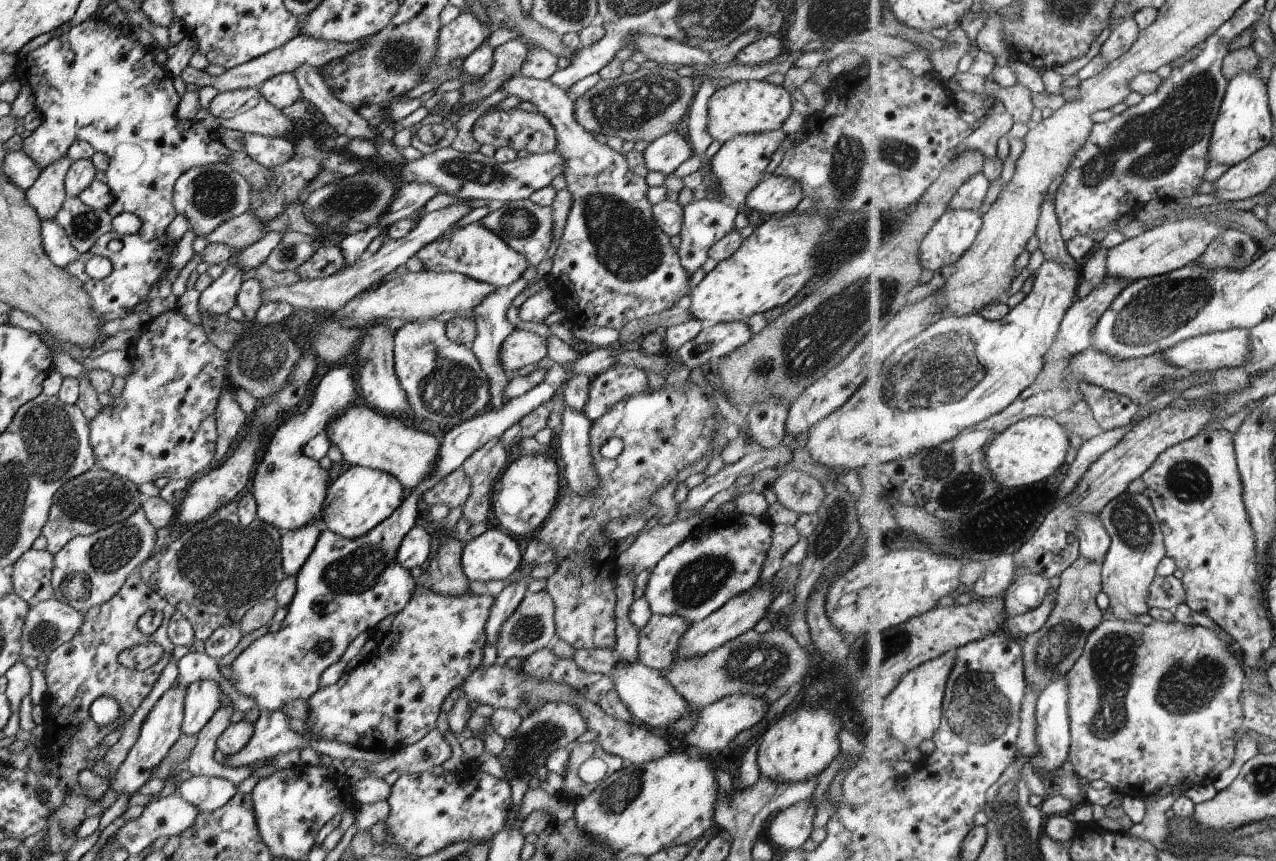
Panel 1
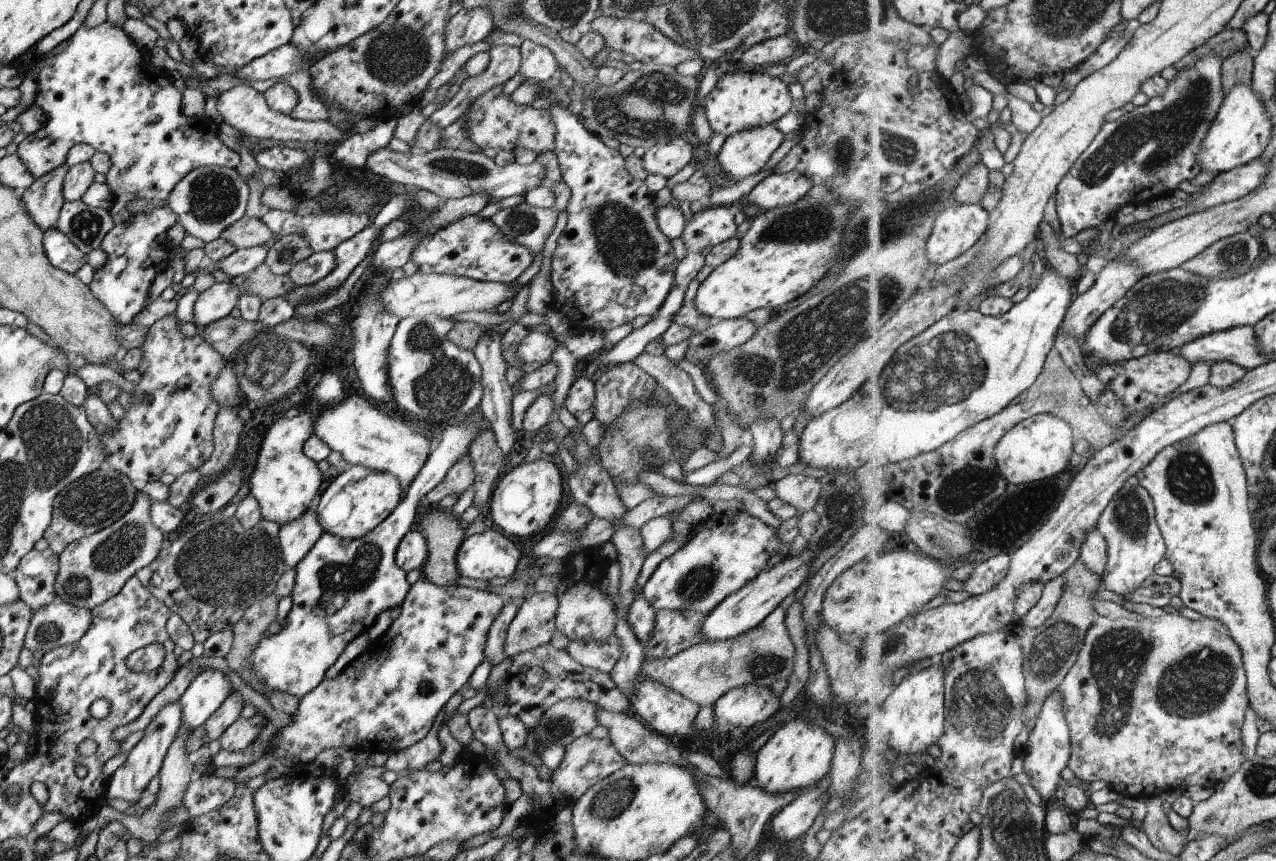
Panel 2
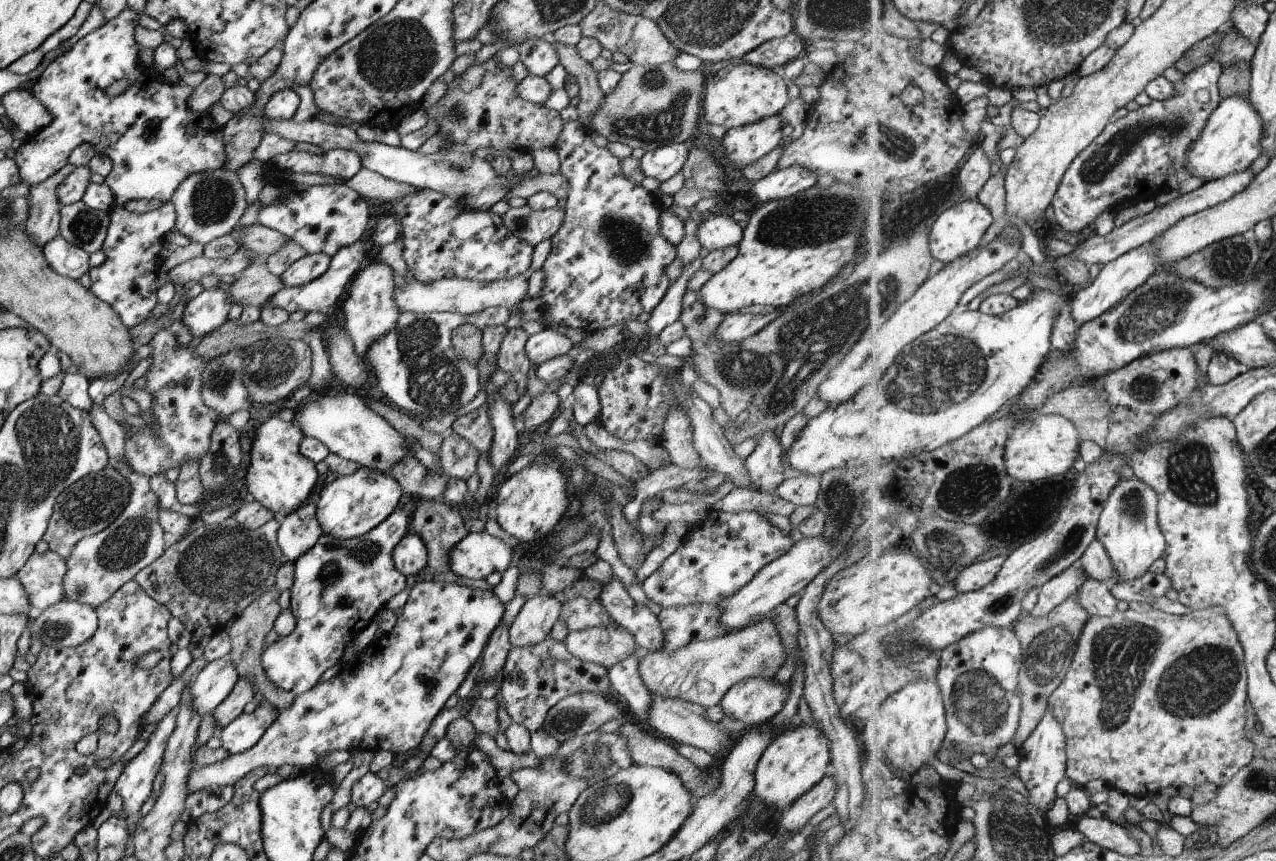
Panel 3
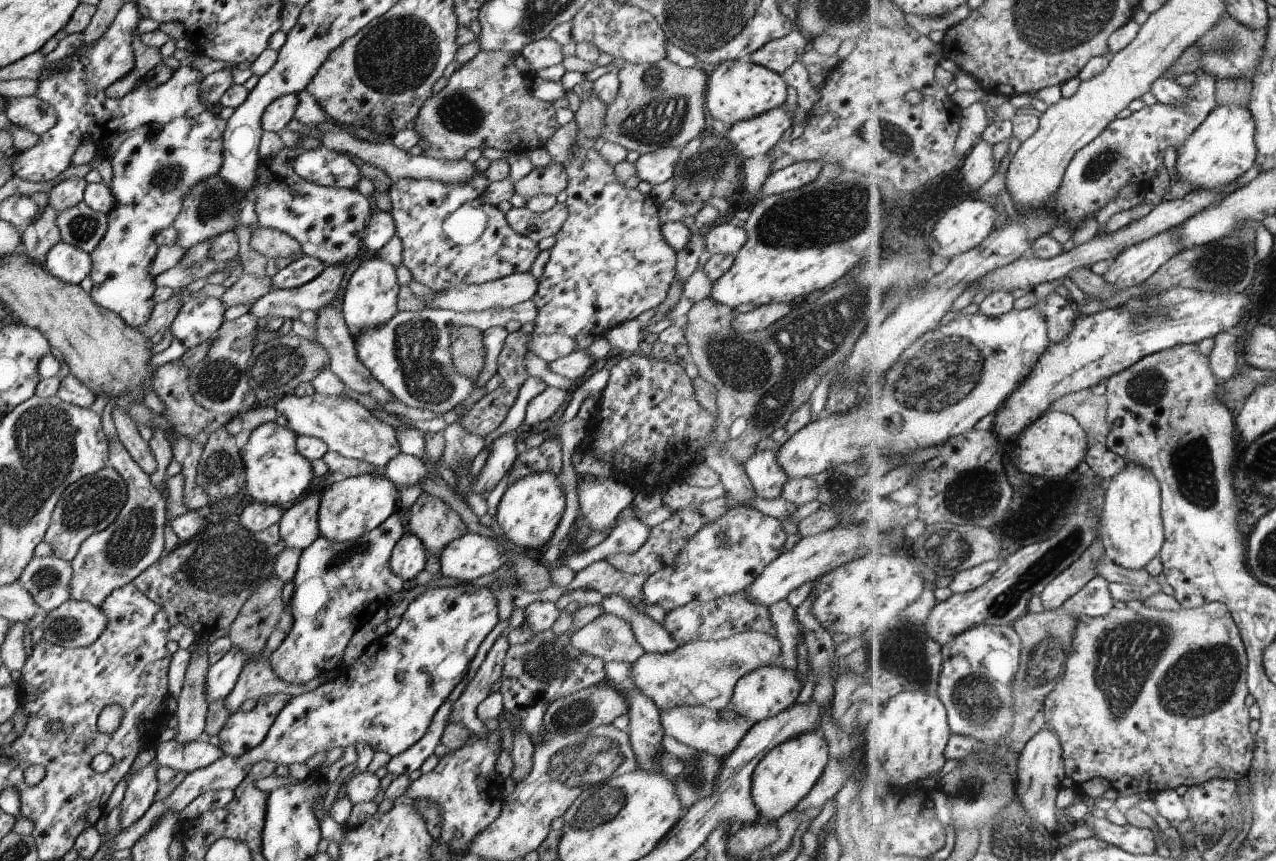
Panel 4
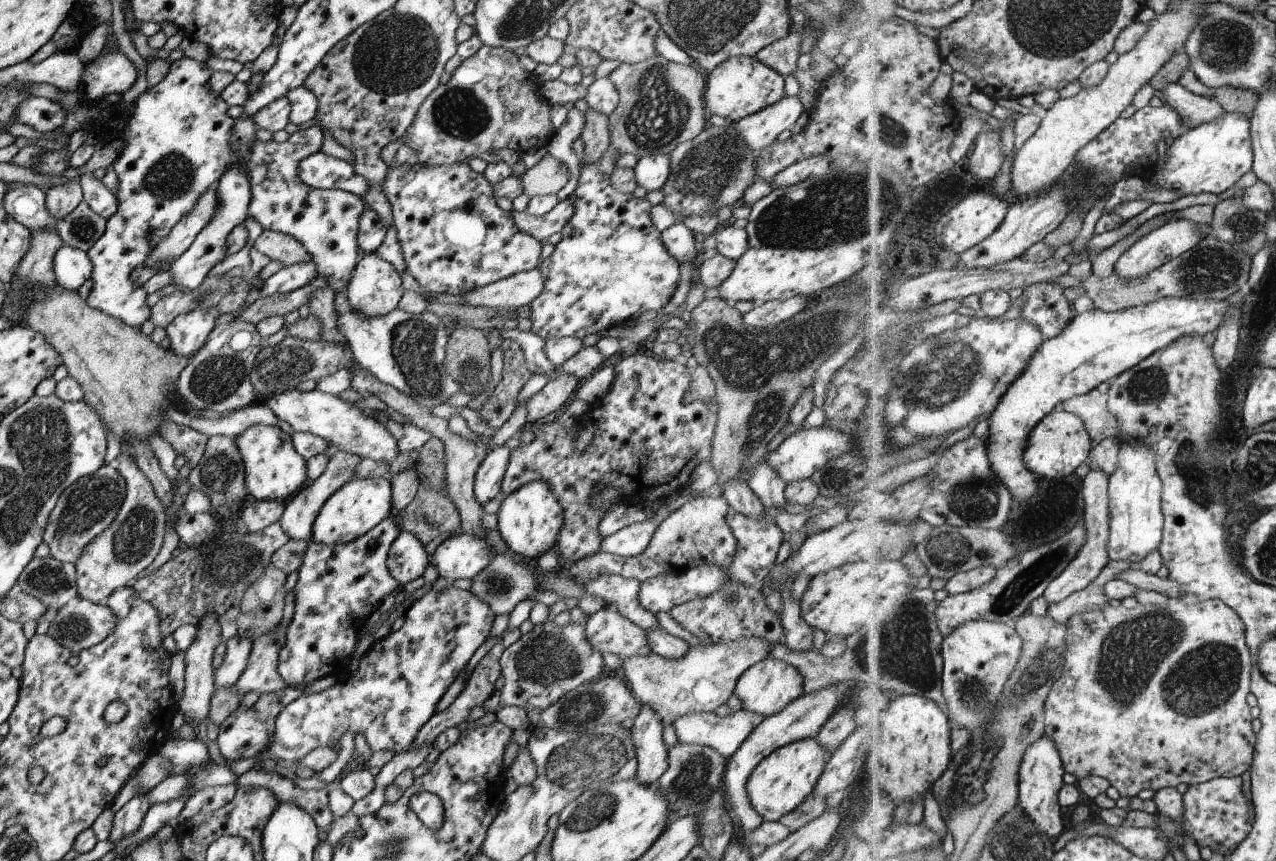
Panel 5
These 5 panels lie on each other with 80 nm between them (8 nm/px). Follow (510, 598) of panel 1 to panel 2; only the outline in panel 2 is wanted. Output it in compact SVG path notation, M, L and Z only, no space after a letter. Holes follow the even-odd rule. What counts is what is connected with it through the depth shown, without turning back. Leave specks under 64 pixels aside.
M512 601L505 603L504 607L500 609L498 615L495 617L495 620L490 624L484 646L484 658L487 662L490 662L491 666L499 664L506 657L504 653L506 628L509 626L511 620L513 620L518 607Z

